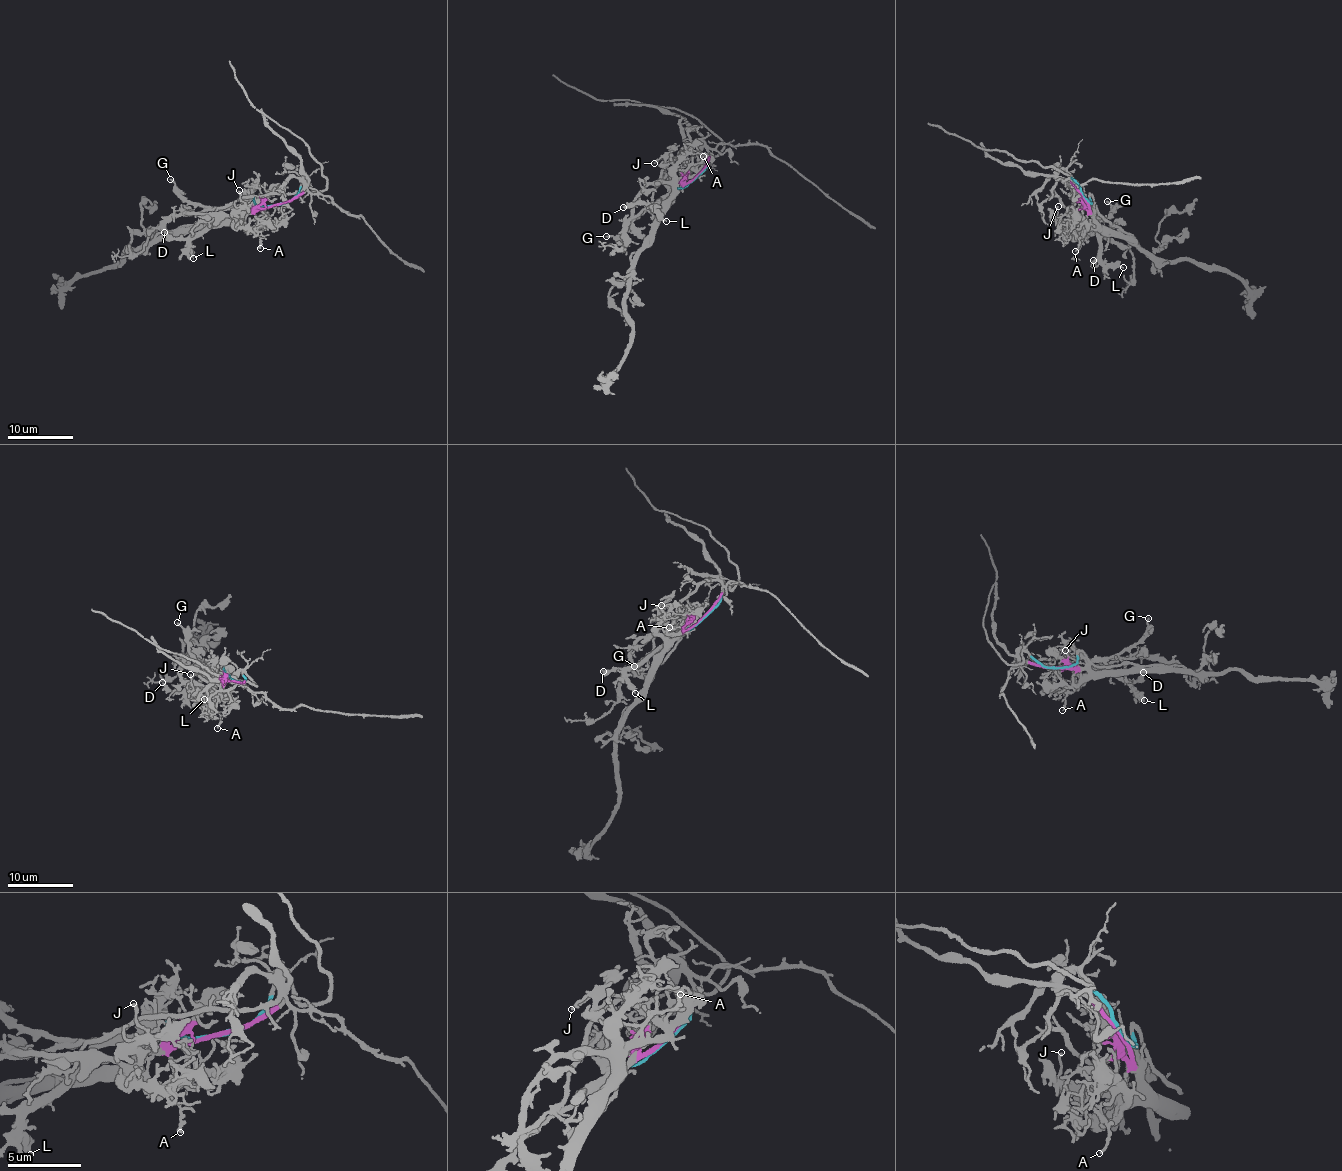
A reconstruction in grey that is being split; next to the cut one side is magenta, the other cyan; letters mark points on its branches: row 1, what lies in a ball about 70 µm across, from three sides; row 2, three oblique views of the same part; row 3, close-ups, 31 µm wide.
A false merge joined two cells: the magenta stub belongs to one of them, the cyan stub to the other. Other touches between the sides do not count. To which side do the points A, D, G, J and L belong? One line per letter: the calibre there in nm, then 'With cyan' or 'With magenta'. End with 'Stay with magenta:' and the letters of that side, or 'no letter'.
A: Thickness 150 nm. With magenta
D: Thickness 240 nm. With magenta
G: Thickness 180 nm. With magenta
J: Thickness 170 nm. With magenta
L: Thickness 240 nm. With magenta
Stay with magenta: A, D, G, J, L

